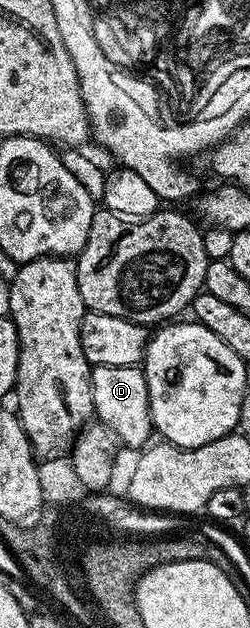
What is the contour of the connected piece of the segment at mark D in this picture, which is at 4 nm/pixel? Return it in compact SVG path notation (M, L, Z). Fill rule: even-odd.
M95 366L90 371L90 379L97 421L107 426L123 447L145 447L155 429L148 404L148 384L141 369L138 366Z

